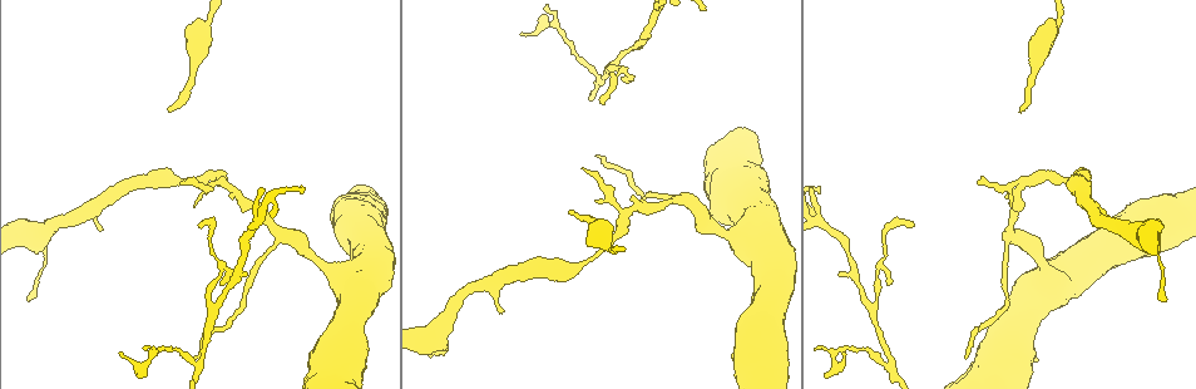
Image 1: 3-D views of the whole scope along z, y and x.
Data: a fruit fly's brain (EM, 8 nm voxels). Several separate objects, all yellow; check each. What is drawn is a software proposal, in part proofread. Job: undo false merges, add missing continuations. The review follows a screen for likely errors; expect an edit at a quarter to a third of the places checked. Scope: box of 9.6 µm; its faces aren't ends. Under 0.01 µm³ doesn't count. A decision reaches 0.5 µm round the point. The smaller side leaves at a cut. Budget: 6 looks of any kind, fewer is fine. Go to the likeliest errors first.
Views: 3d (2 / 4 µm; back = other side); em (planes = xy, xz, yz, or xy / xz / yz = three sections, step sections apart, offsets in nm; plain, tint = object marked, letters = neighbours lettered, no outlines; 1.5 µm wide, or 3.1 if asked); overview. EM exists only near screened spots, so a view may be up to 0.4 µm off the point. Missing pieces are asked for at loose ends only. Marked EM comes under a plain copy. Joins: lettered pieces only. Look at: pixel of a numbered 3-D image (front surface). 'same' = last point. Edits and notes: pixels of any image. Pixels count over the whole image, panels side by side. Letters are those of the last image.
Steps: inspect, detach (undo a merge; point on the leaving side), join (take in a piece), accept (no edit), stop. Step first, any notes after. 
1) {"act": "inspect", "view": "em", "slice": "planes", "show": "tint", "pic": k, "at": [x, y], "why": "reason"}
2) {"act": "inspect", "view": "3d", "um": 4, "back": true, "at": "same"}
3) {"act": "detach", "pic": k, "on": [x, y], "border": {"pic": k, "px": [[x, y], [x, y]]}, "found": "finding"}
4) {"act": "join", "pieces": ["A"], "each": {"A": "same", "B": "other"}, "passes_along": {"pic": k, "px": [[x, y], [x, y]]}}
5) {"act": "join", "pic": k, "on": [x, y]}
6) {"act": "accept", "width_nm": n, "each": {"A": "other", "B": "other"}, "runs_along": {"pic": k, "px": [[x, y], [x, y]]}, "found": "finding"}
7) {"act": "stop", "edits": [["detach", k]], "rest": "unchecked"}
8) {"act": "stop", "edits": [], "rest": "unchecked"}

{"act": "inspect", "view": "3d", "um": 2, "pic": 1, "at": [168, 110], "why": "branch stops here"}

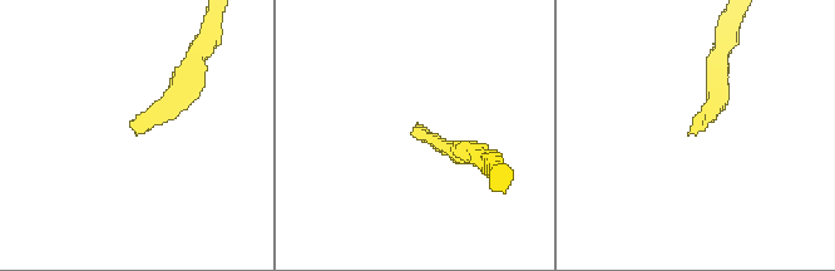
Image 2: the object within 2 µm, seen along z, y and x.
{"act": "inspect", "view": "em", "slice": "yz", "step": 4, "show": "letters", "pic": 2, "at": [134, 120]}

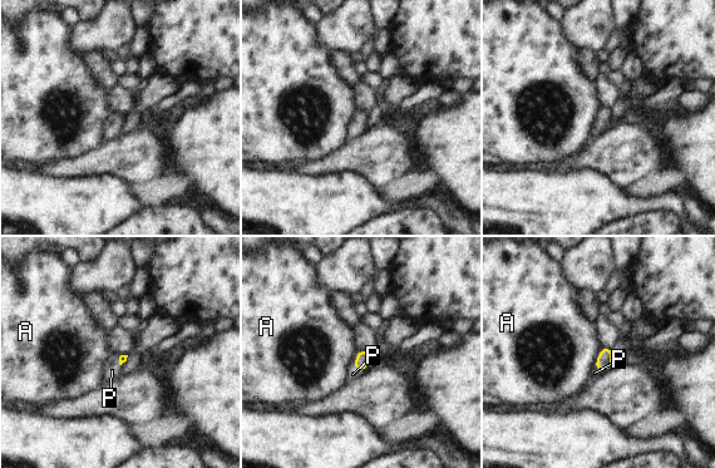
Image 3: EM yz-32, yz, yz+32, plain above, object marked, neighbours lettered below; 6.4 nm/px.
{"act": "join", "pieces": ["P"], "each": {"A": "other", "P": "same"}, "passes_along": {"pic": 3, "px": [[361, 361], [355, 368], [353, 374]]}, "found": "the neuron continues"}

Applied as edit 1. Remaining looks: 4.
{"act": "inspect", "view": "3d", "um": 2, "pic": 1, "at": [871, 309], "why": "branch point"}

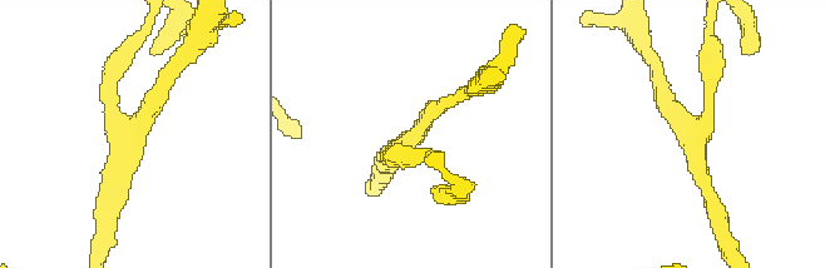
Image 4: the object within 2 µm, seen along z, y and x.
{"act": "inspect", "view": "em", "slice": "planes", "show": "tint", "pic": 4, "at": [134, 134], "arms": 3}

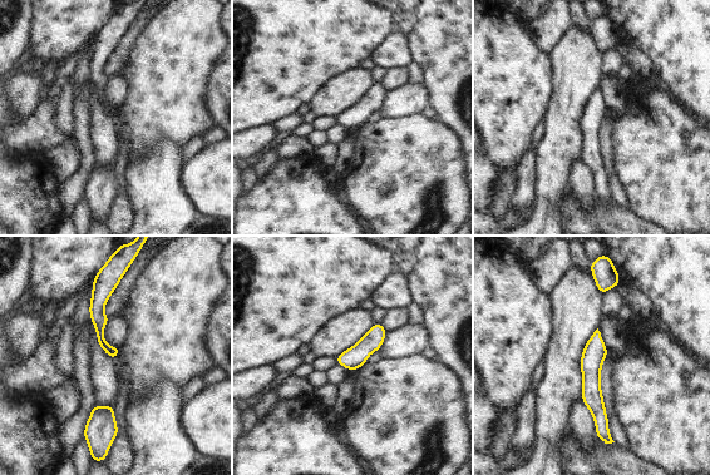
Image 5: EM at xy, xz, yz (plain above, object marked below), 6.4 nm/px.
{"act": "inspect", "view": "em", "slice": "planes", "show": "letters", "at": "same"}

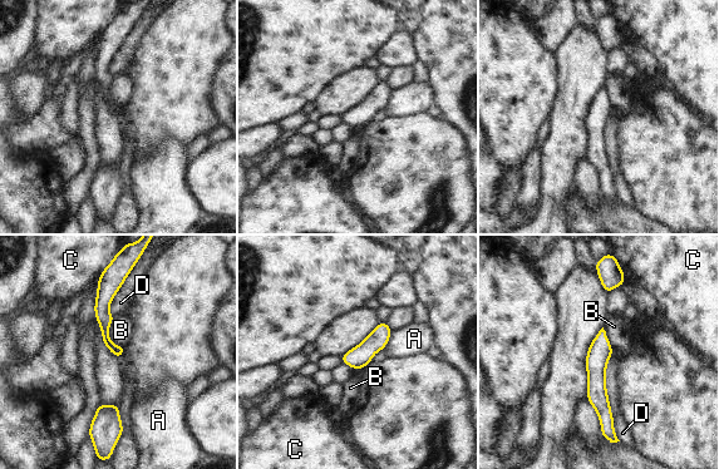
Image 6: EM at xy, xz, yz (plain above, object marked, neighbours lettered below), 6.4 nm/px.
{"act": "accept", "longest_contact_nm": ["D", 550], "each": {"A": "other", "B": "other", "C": "other", "D": "other"}, "found": "one neuron here"}

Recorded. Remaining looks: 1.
{"act": "inspect", "view": "em", "slice": "xz", "step": 4, "show": "letters", "pic": 1, "at": [212, 229], "why": "sharp bend"}

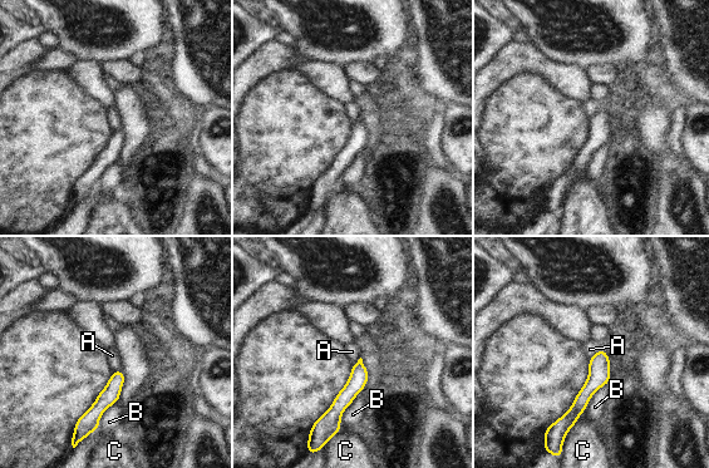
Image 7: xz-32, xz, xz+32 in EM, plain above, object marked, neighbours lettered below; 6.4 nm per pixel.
{"act": "accept", "each": {"A": "other", "B": "other", "C": "other"}, "runs_along": {"pic": 7, "px": [[600, 353], [599, 375], [567, 424]]}, "found": "continuous, no second neuron"}

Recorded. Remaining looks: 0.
{"act": "stop", "edits": [["join", 3]], "rest": "unchecked"}

